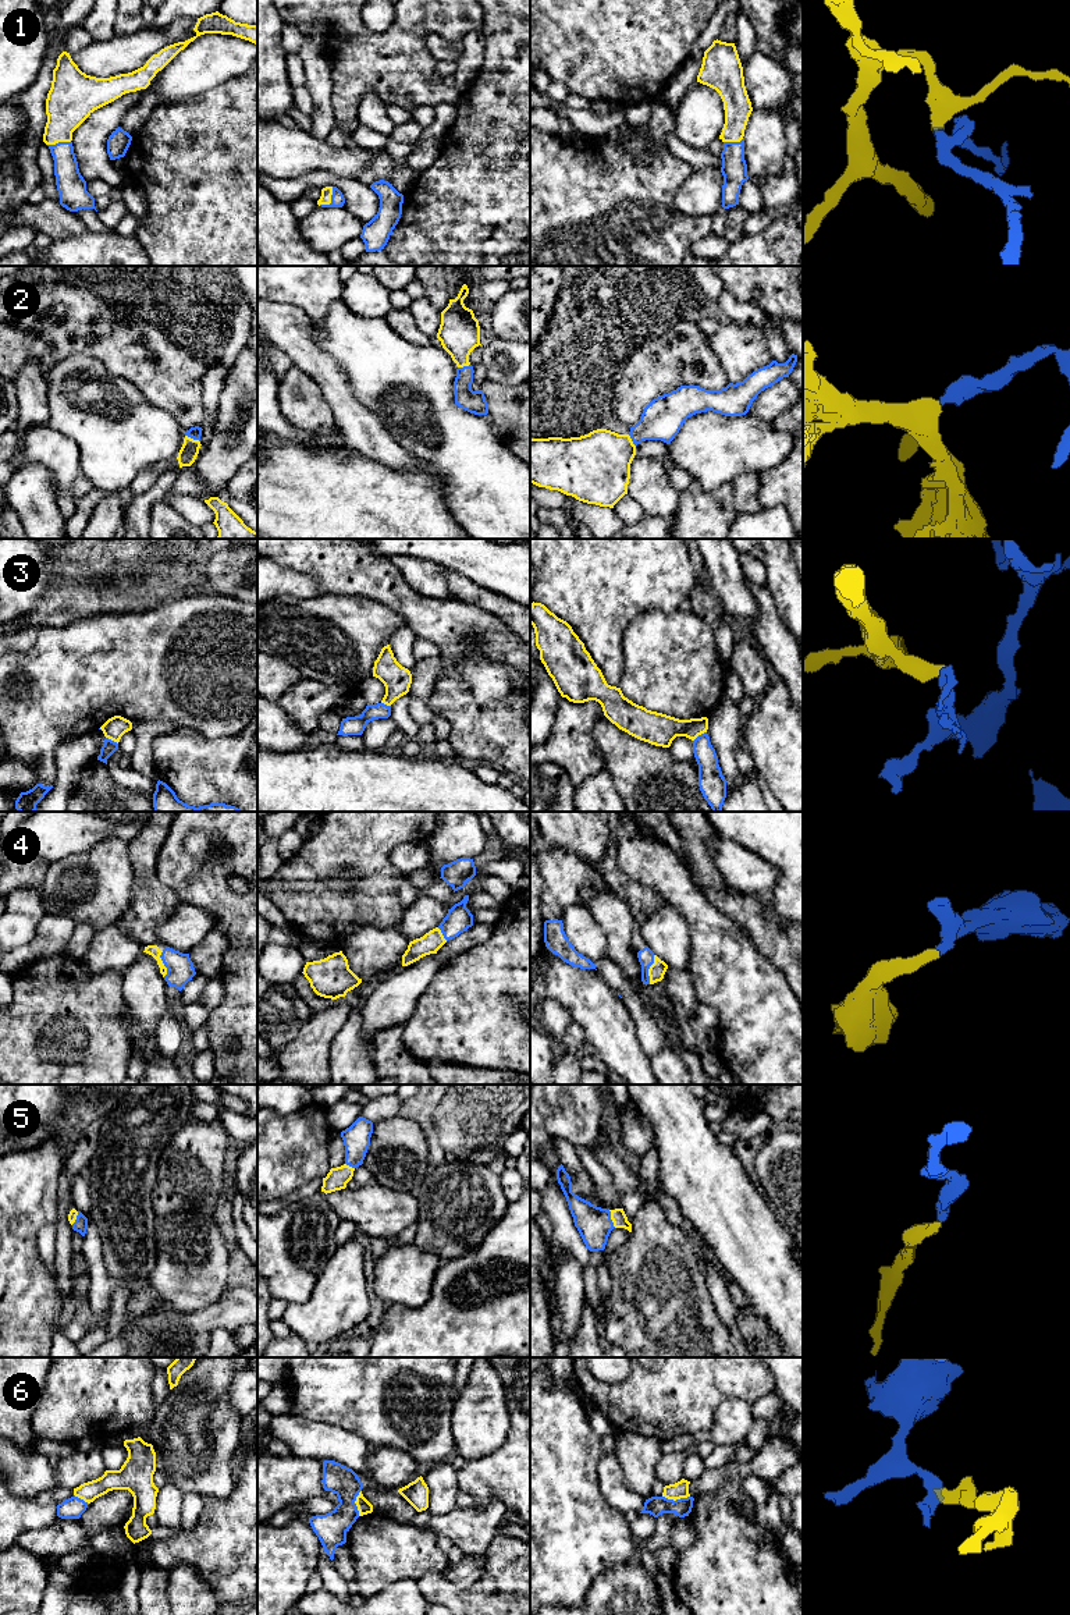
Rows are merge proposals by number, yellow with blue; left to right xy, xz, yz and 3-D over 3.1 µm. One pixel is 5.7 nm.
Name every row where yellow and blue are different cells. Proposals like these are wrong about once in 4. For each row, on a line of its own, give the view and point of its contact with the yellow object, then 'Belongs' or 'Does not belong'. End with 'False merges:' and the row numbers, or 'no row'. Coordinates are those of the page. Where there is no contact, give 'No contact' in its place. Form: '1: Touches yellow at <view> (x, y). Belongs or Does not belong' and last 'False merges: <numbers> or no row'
1: Touches yellow at xz (330, 201). Belongs
2: Touches yellow at xy (192, 439). Belongs
3: Touches yellow at yz (699, 734). Does not belong
4: Touches yellow at yz (649, 969). Belongs
5: Touches yellow at yz (611, 1218). Belongs
6: Touches yellow at yz (676, 1498). Does not belong
False merges: 3, 6

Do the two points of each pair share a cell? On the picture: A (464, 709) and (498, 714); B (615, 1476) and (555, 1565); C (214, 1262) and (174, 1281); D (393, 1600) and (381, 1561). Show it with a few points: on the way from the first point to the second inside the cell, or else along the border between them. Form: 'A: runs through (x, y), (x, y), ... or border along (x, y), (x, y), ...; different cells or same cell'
A: runs through (472, 714), (490, 714); same cell
B: border along (597, 1462), (597, 1487), (603, 1498), (622, 1514); different cells
C: runs through (205, 1269), (198, 1270), (191, 1277), (184, 1277); same cell
D: border along (416, 1580), (394, 1582), (368, 1600); different cells

